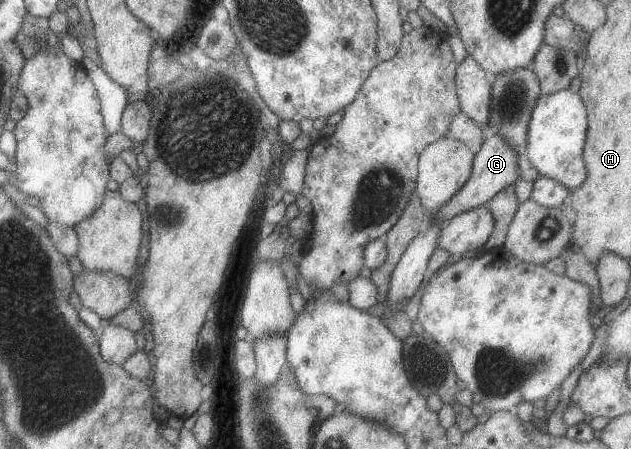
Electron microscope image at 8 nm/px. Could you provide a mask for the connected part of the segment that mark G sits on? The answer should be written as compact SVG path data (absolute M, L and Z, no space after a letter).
M499 135L486 139L481 145L480 151L474 157L472 172L465 185L453 194L441 207L432 213L432 221L441 224L441 227L448 221L451 221L456 215L461 212L475 209L477 206L482 206L497 195L506 185L515 184L518 176L520 176L519 165L517 164L517 151L510 145L505 143L505 140Z

